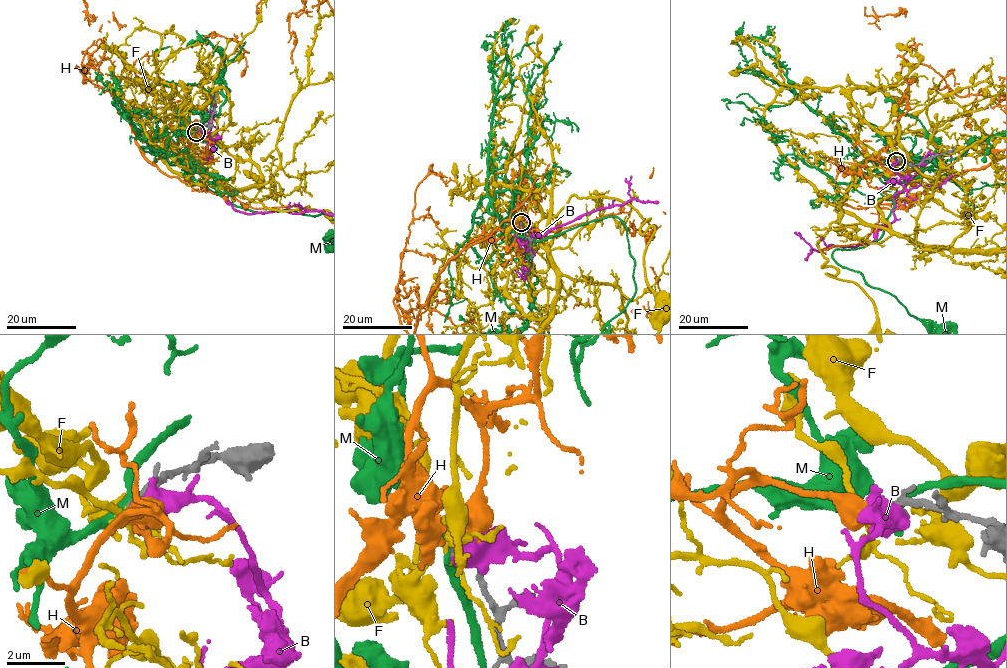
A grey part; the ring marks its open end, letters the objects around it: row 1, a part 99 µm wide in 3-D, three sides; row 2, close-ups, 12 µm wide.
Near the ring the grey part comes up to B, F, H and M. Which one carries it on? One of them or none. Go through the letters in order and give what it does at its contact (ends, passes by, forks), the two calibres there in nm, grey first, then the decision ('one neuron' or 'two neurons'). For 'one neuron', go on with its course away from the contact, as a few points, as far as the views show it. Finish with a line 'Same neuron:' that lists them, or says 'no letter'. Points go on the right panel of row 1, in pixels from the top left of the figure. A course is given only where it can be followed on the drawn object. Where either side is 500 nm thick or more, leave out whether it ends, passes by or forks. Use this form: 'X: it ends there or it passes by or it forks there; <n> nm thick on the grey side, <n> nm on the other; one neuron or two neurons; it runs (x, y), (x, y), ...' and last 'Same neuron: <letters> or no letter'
B: 500 nm thick on the grey side, 900 nm on the other; two neurons
F: it passes by; 480 nm thick on the grey side, 150 nm on the other; two neurons
H: 480 nm thick on the grey side, 700 nm on the other; one neuron
M: it forks there; 480 nm thick on the grey side, 220 nm on the other; two neurons
Same neuron: H

